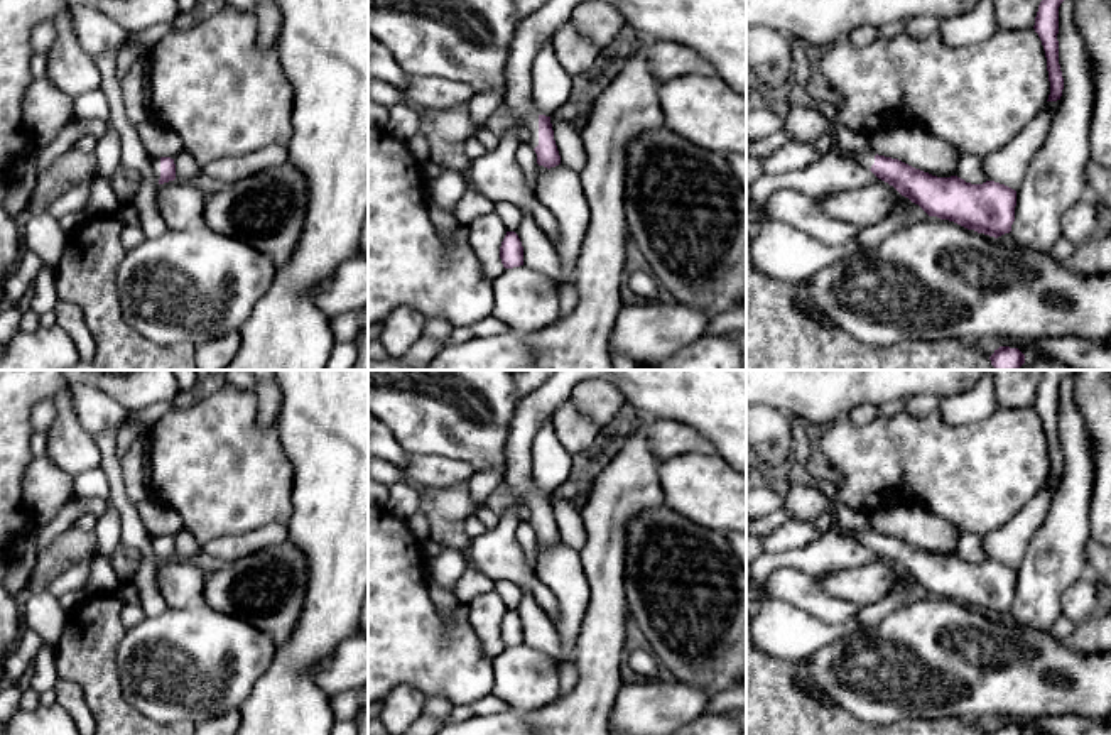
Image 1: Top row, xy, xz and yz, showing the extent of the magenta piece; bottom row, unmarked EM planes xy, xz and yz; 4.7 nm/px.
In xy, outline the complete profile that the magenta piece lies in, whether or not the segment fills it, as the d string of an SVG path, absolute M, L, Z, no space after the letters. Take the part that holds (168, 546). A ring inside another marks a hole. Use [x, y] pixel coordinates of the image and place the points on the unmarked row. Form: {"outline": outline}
{"outline": "M171 536L152 537L152 549L159 563L176 558L176 542Z"}

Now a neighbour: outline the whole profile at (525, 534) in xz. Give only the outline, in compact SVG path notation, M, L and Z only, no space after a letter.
M528 520L518 524L517 541L518 541L520 547L523 549L527 566L535 573L537 532Z

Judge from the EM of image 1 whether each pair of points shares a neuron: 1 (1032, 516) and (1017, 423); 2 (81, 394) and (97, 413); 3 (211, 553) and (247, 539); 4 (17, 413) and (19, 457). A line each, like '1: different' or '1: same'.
1: different
2: same
3: same
4: same

